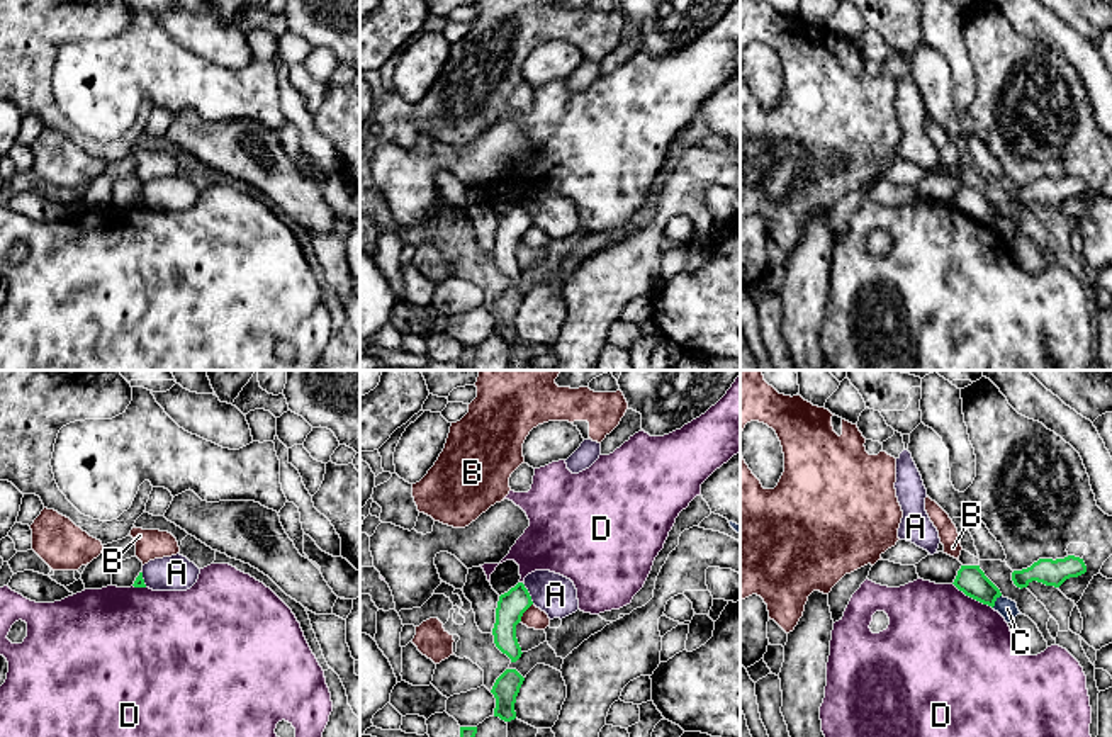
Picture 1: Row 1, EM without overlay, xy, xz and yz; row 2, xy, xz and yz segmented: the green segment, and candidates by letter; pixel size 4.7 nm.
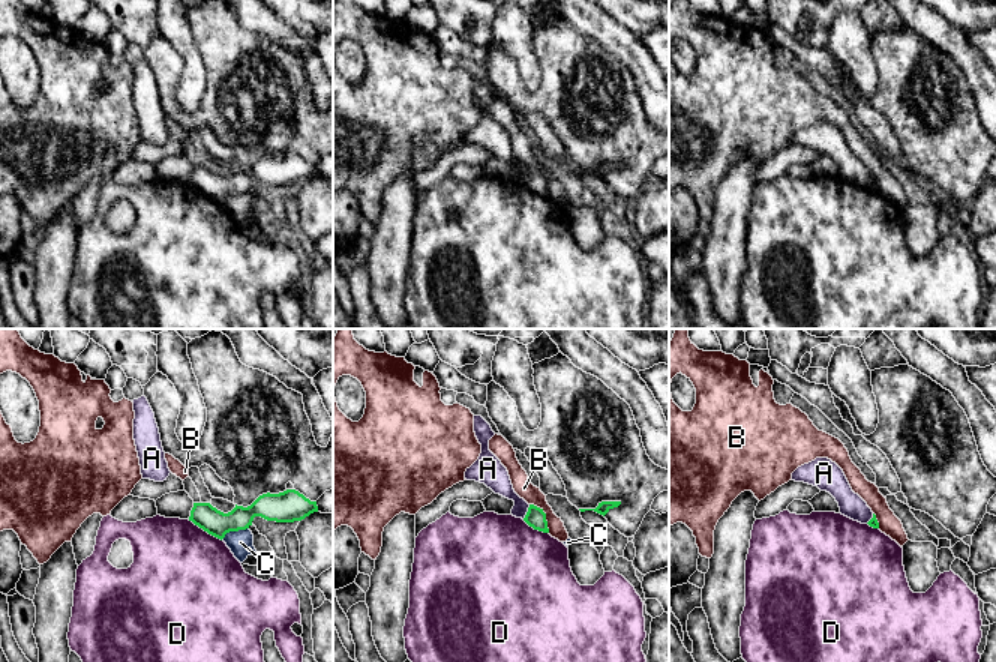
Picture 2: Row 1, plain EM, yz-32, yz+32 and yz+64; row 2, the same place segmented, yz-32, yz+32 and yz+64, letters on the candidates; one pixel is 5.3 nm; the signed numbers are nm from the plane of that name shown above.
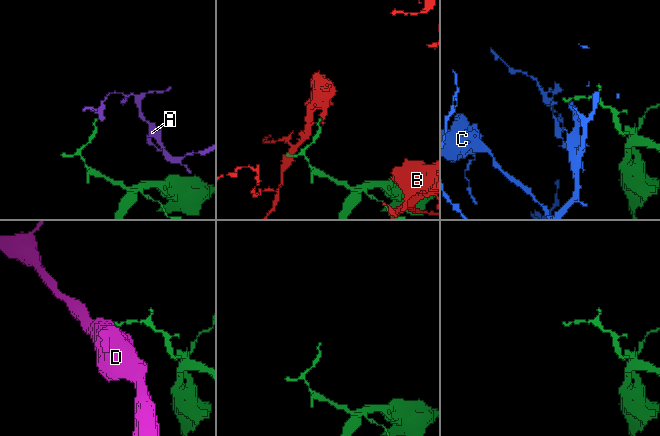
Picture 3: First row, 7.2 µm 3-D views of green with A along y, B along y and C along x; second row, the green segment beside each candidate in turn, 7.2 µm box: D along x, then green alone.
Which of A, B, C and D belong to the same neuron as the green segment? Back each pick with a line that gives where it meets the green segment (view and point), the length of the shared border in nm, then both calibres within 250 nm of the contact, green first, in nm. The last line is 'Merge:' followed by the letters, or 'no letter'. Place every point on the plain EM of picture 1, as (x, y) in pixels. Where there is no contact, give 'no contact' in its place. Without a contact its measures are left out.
Merge: no letter

